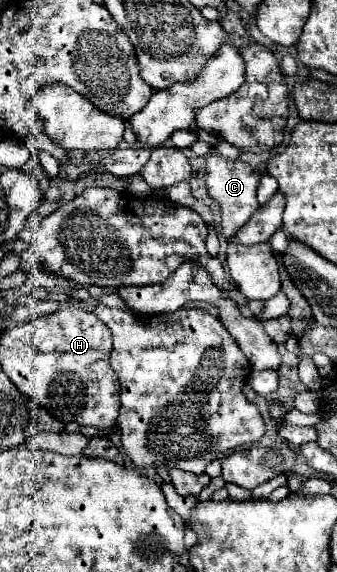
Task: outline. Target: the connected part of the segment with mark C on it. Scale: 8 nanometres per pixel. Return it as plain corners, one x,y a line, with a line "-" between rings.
215,153
207,155
207,191
221,205
221,227
225,237
231,237
257,211
259,207
255,195
257,185
259,185
259,173
251,165
243,161
229,161

